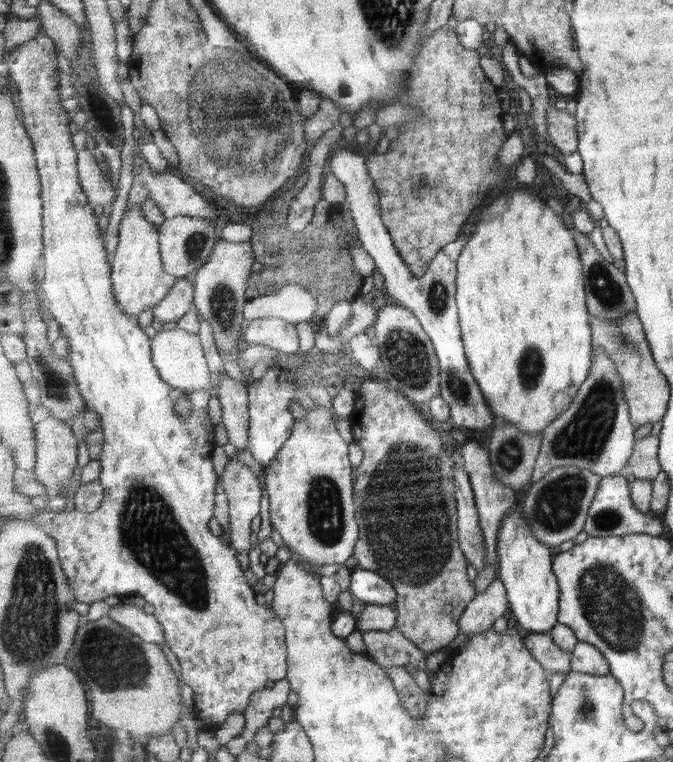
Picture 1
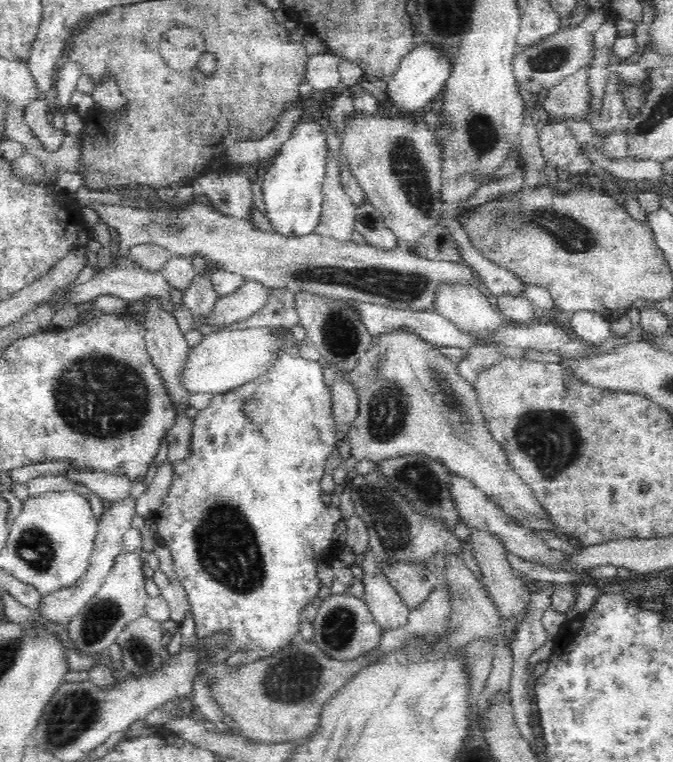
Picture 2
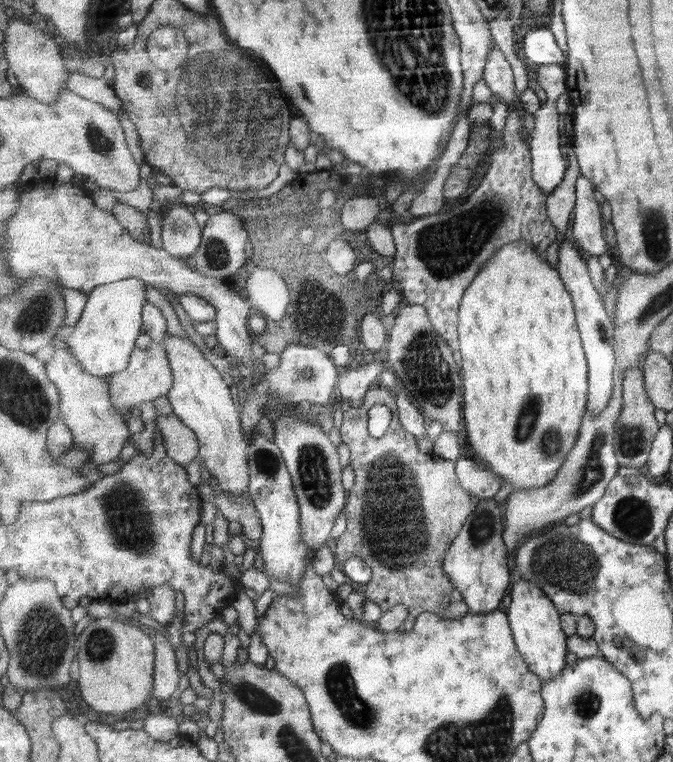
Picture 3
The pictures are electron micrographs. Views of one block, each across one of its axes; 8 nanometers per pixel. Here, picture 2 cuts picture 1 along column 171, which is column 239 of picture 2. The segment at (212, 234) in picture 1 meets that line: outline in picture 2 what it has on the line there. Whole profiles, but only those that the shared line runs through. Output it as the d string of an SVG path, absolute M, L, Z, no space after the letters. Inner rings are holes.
M198 199L194 202L189 202L188 206L180 209L174 208L171 205L168 205L165 208L160 209L141 209L136 207L124 207L120 205L112 205L112 204L86 204L86 206L90 206L90 208L94 208L96 212L98 212L98 216L100 216L100 220L105 222L107 226L113 231L117 233L117 237L120 239L119 241L119 253L121 255L125 255L128 252L128 248L132 248L134 244L142 244L142 242L154 242L167 248L173 255L174 254L183 254L184 256L193 257L194 255L203 257L206 259L211 266L216 266L217 268L221 268L222 270L228 270L235 272L236 274L241 274L245 276L247 280L254 280L256 282L260 282L260 284L264 284L268 288L289 288L294 292L294 295L300 293L300 290L307 290L310 293L316 293L318 295L324 295L328 298L332 299L347 299L348 301L356 301L357 303L369 303L369 304L378 304L380 306L394 308L398 310L412 310L412 311L424 311L427 309L434 308L434 300L436 299L436 290L438 290L438 284L442 284L442 282L461 282L462 284L468 285L478 285L481 280L478 278L478 274L472 270L471 266L467 264L466 261L460 260L458 262L450 262L450 261L435 261L426 258L422 258L418 256L416 253L412 252L412 250L407 249L403 246L398 246L393 248L392 250L380 249L370 245L358 245L353 240L348 240L348 242L340 242L335 238L330 238L326 236L322 236L316 232L312 234L307 234L301 237L282 237L280 234L264 232L256 229L250 219L236 218L236 217L228 217L214 209L212 205L207 204L202 199Z

